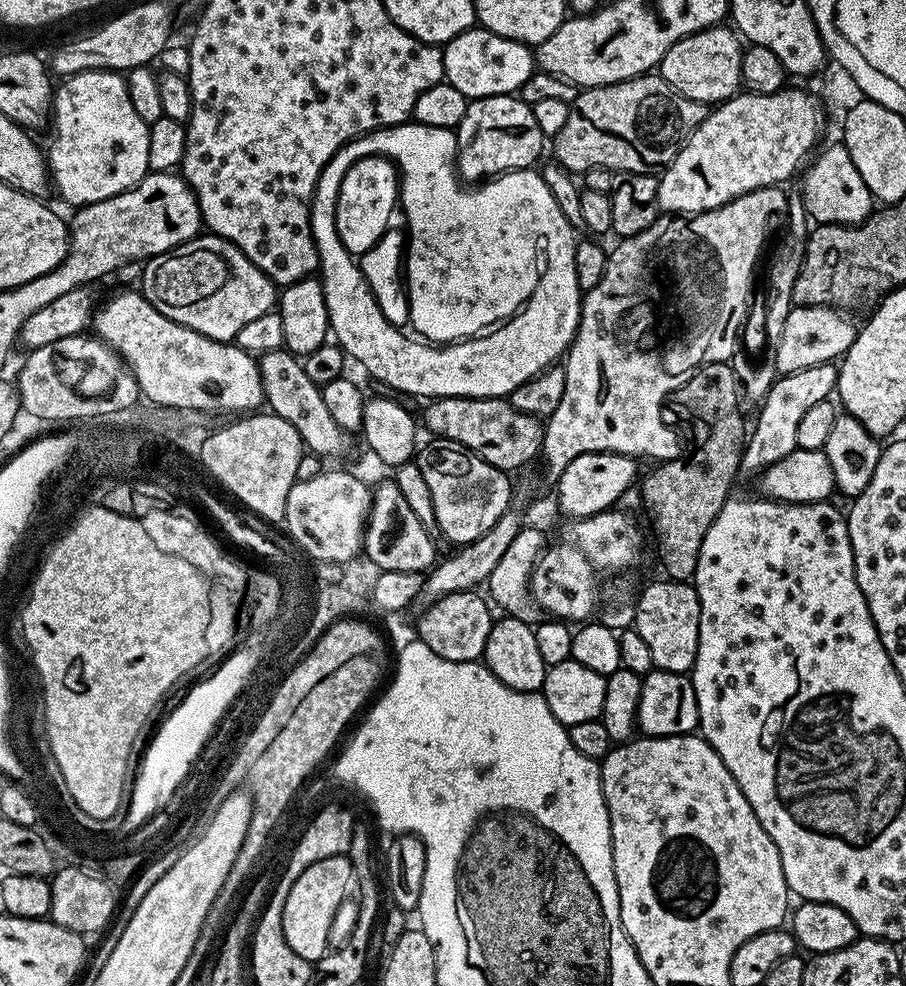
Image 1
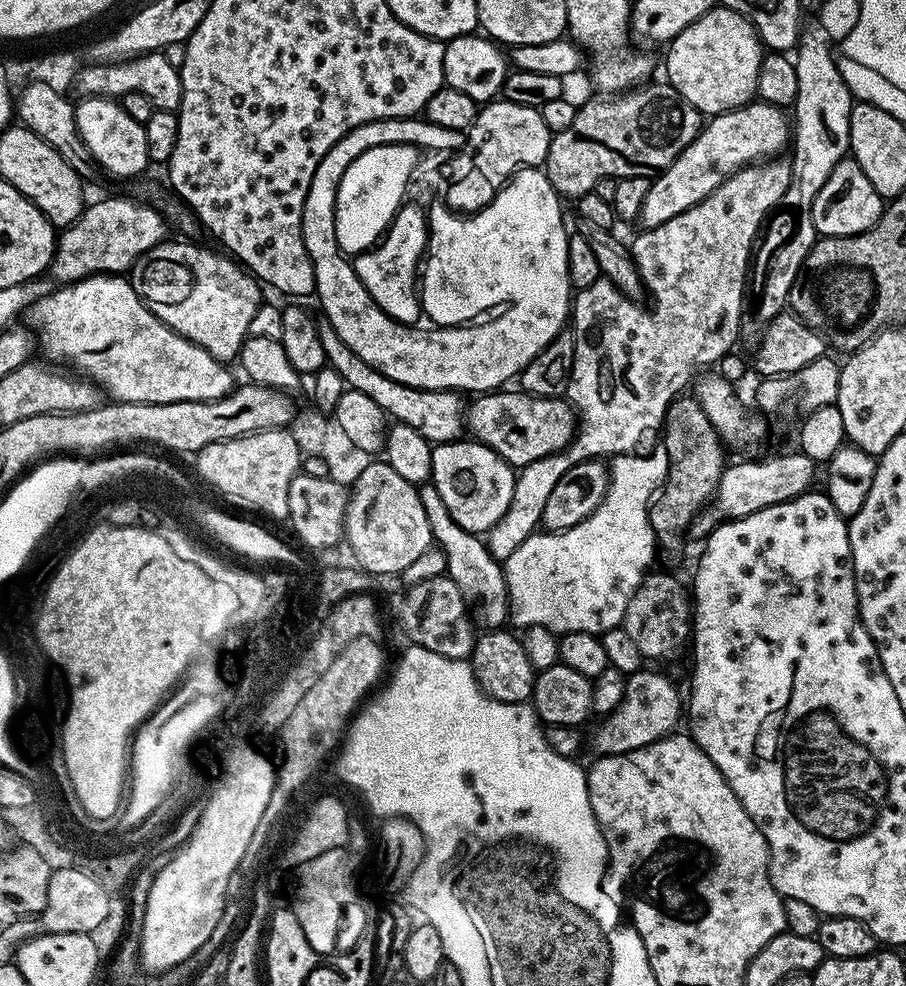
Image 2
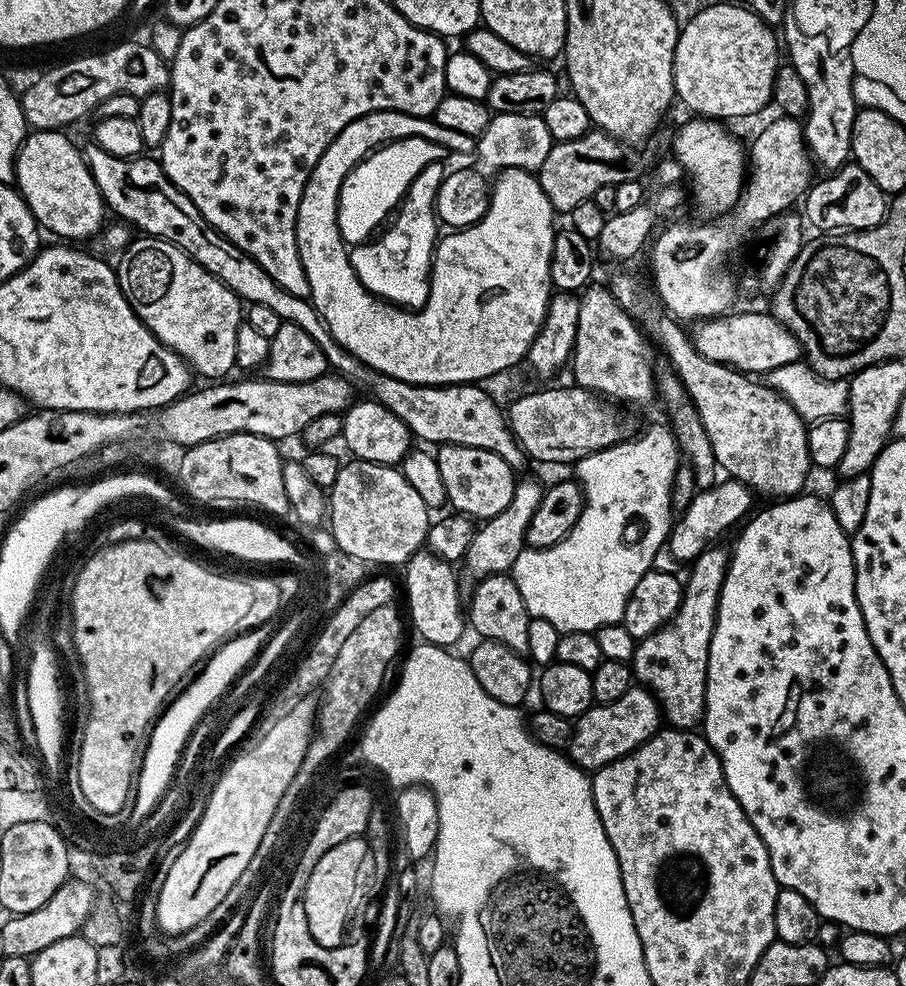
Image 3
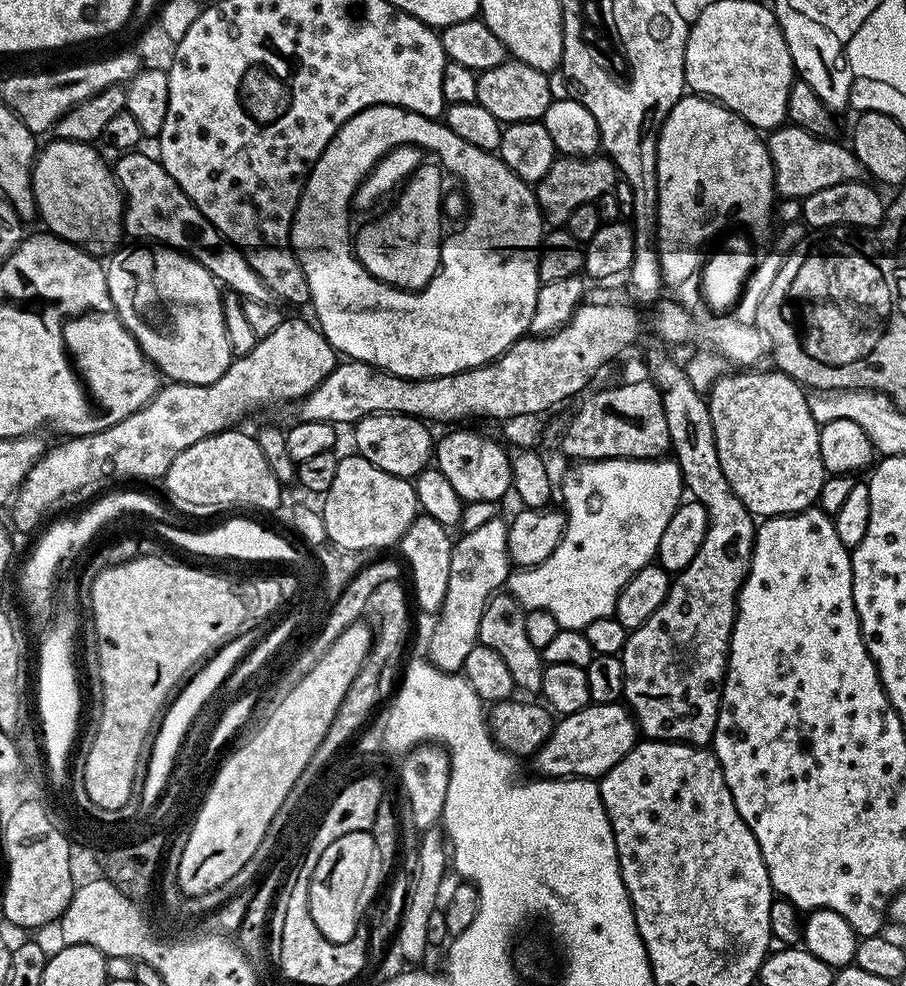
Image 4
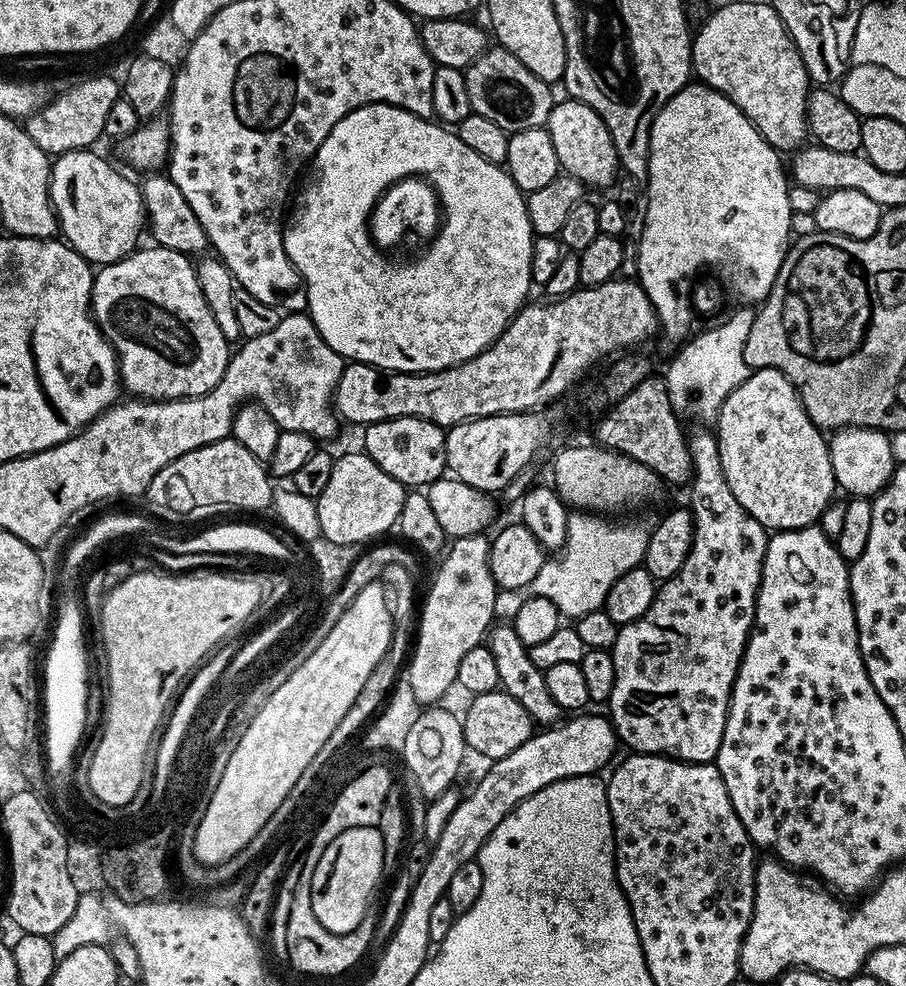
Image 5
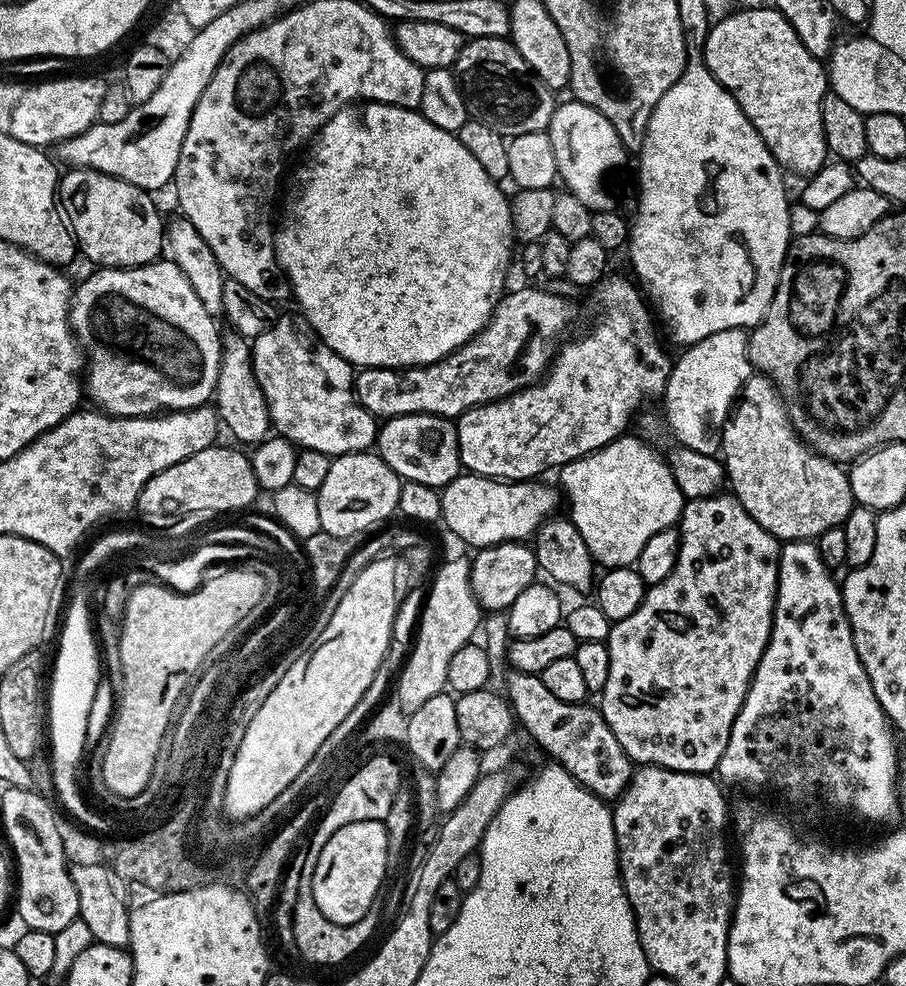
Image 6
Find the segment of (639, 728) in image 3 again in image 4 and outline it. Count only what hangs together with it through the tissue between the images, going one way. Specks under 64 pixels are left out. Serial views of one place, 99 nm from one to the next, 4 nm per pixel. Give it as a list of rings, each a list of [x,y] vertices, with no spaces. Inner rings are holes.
[[[623,703],[587,704],[569,716],[560,716],[555,728],[534,755],[536,768],[544,778],[599,778],[623,758],[638,742],[632,713]]]

